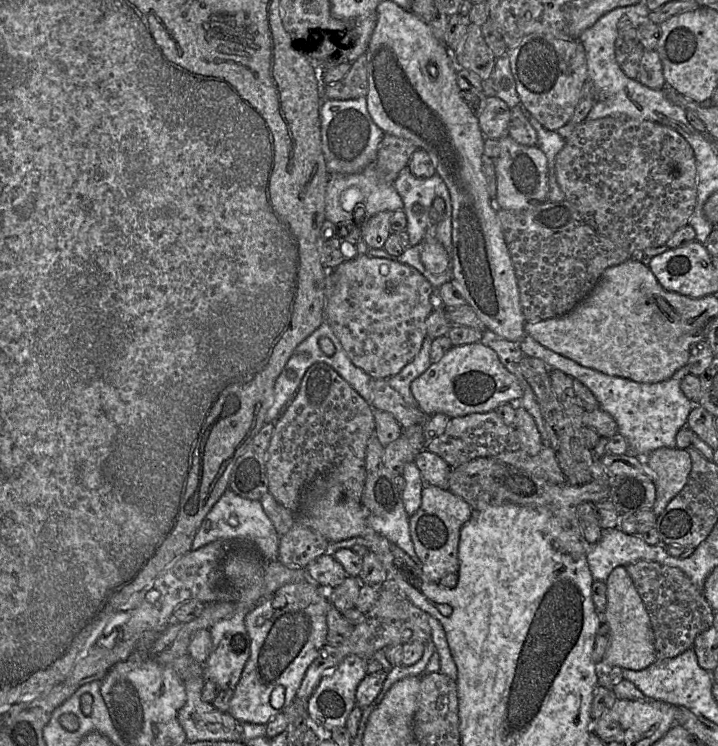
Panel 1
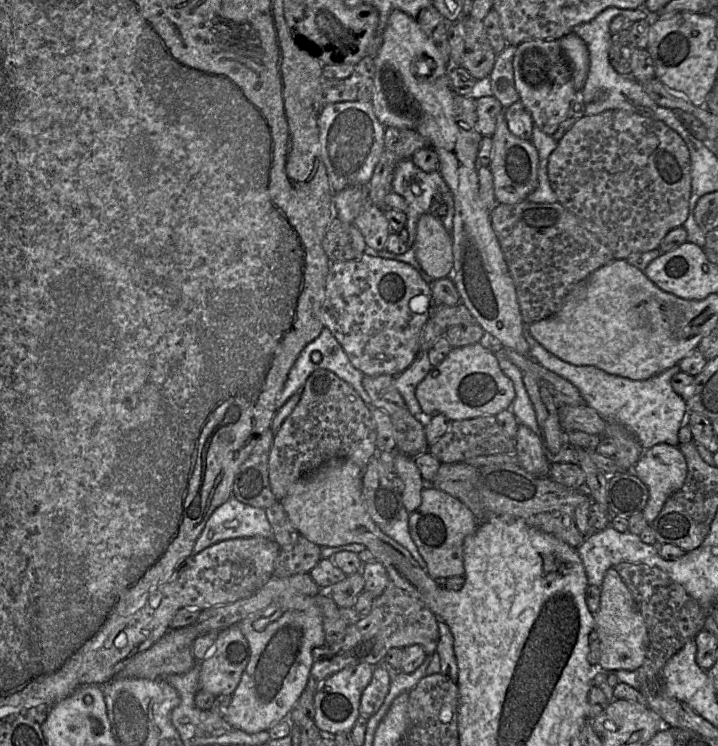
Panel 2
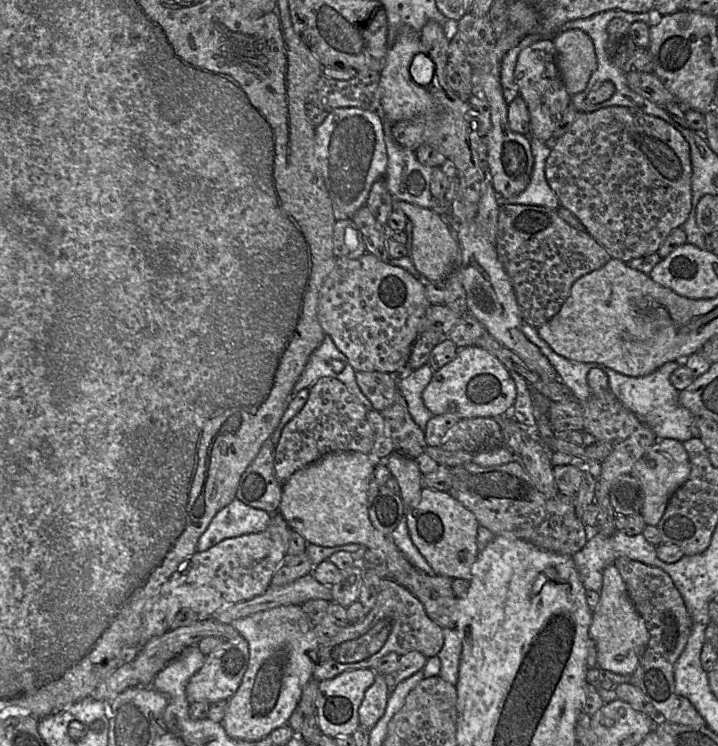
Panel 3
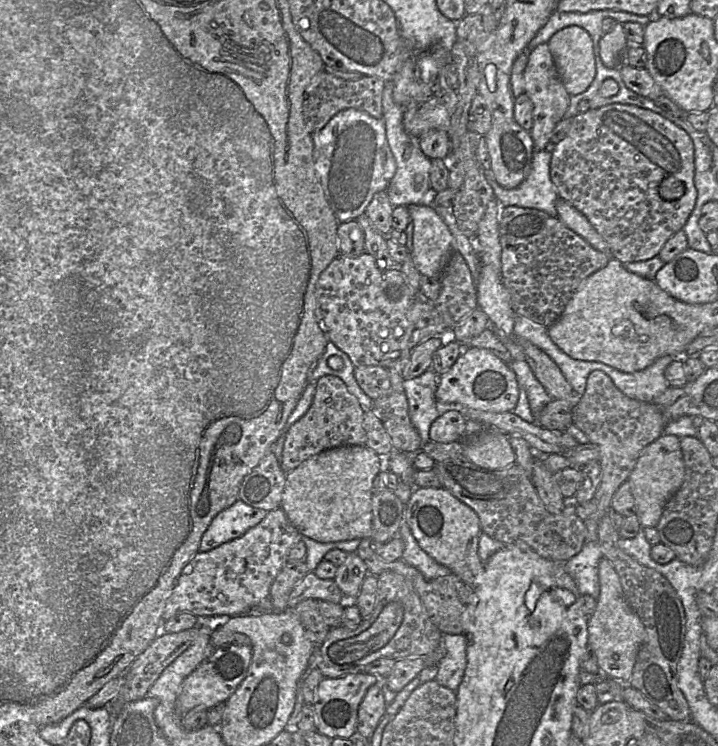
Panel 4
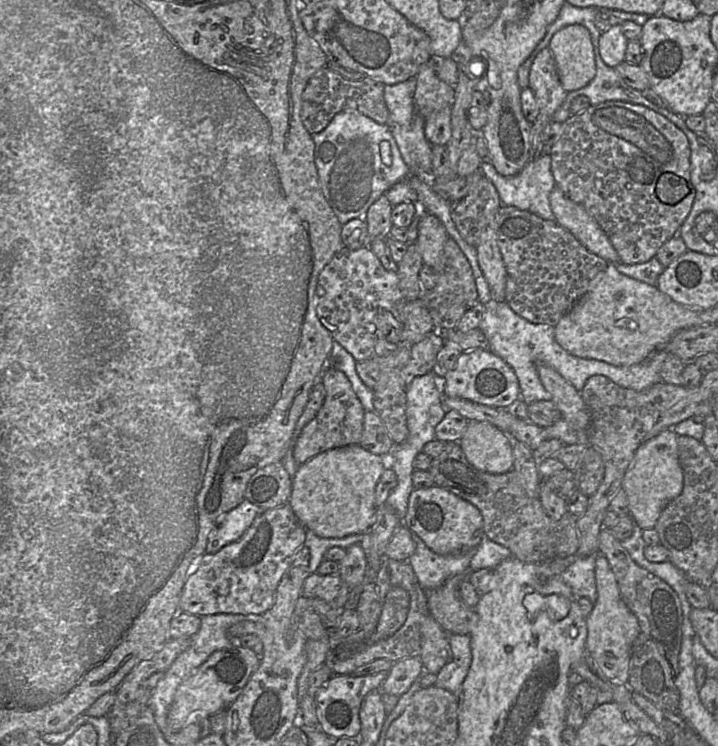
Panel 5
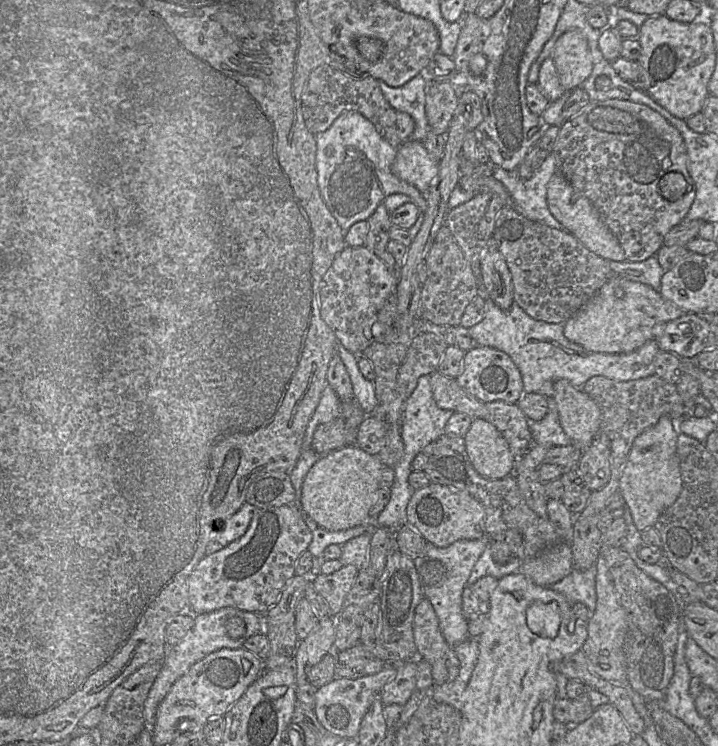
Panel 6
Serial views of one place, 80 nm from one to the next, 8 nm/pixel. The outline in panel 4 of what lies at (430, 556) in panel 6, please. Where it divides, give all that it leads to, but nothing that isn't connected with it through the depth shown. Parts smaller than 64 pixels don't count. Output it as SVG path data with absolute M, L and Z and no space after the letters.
M402 520L398 534L404 542L402 559L415 567L426 579L432 580L451 573L450 569L437 563L421 549L413 537L406 520Z

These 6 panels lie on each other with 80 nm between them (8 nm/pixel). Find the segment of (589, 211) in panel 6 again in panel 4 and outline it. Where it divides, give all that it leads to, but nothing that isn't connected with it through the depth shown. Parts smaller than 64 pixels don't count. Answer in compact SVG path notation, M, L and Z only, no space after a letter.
M558 198L556 201L557 217L572 231L585 239L593 248L611 258L611 249L604 238L596 231L589 220L569 202Z

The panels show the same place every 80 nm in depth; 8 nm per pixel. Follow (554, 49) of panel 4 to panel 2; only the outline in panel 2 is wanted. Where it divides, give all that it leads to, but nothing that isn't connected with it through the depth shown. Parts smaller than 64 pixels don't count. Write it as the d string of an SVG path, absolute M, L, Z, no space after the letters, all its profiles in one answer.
M571 32L558 40L572 72L574 88L577 92L583 89L590 67L589 51L586 43Z

